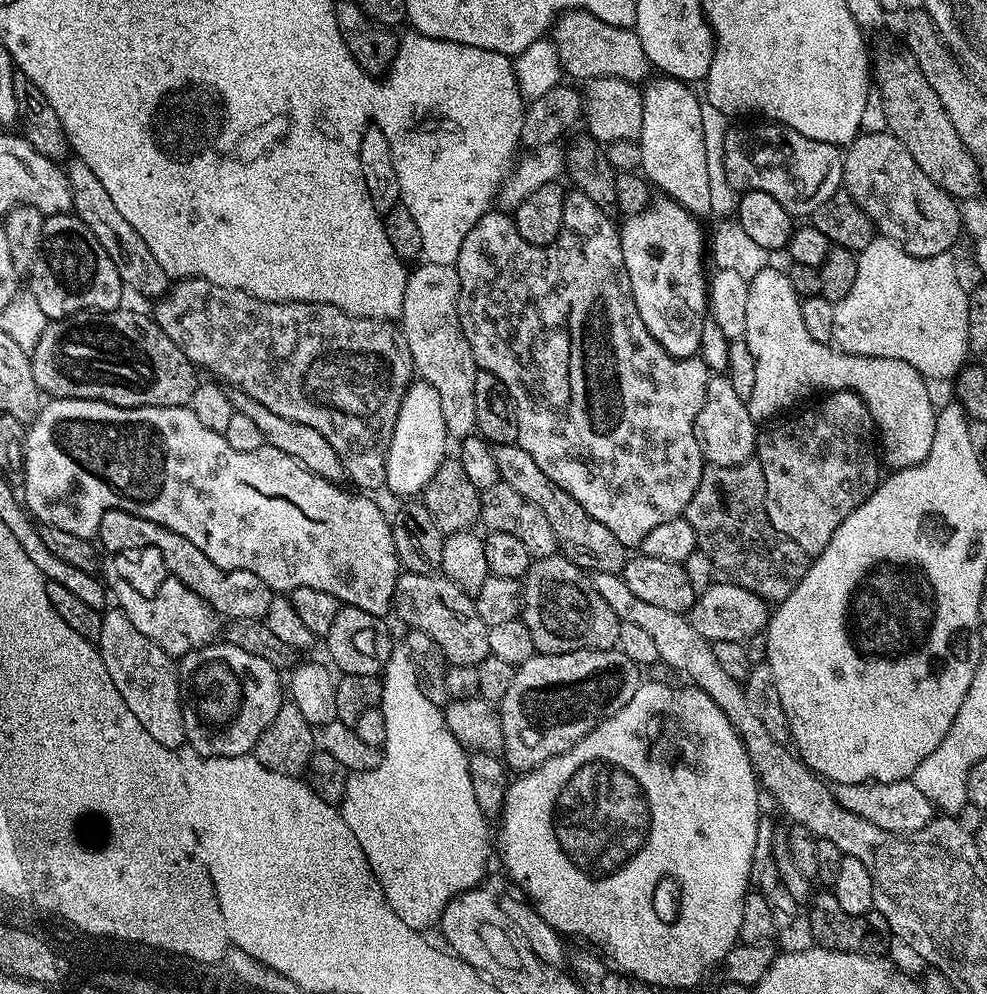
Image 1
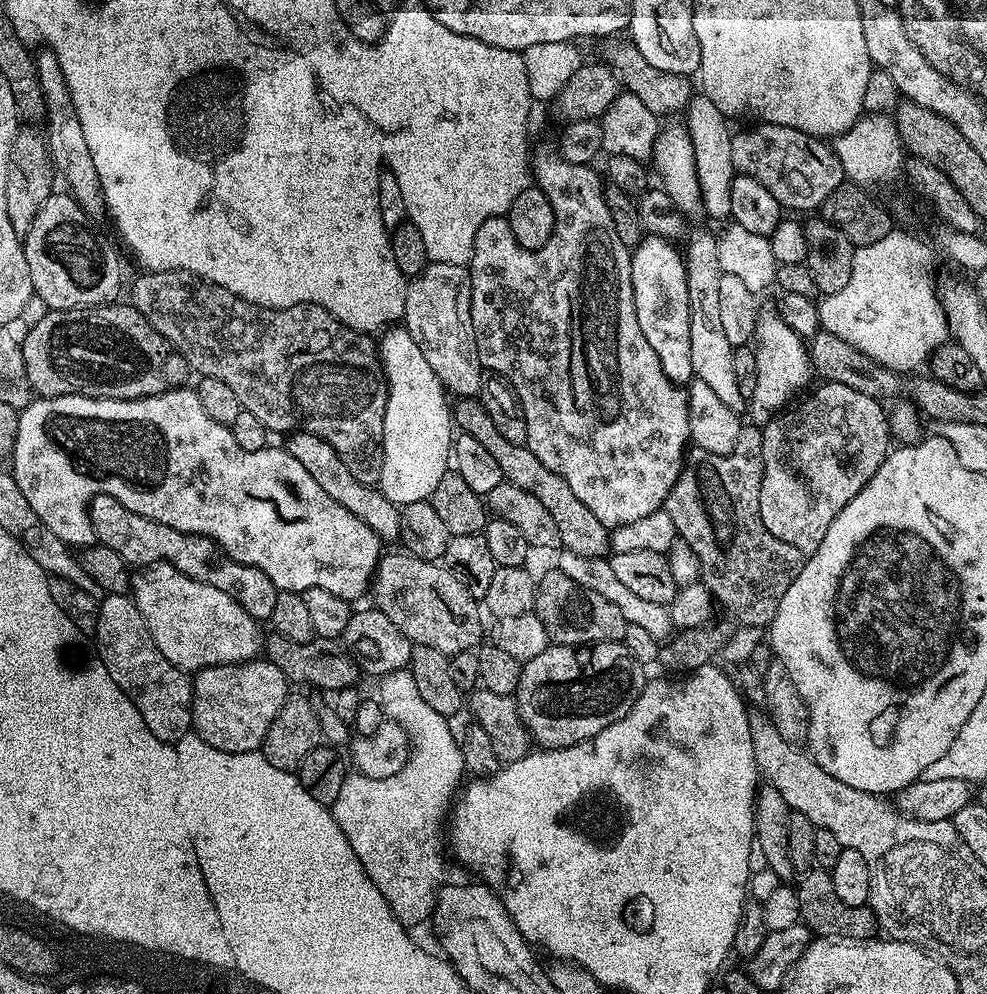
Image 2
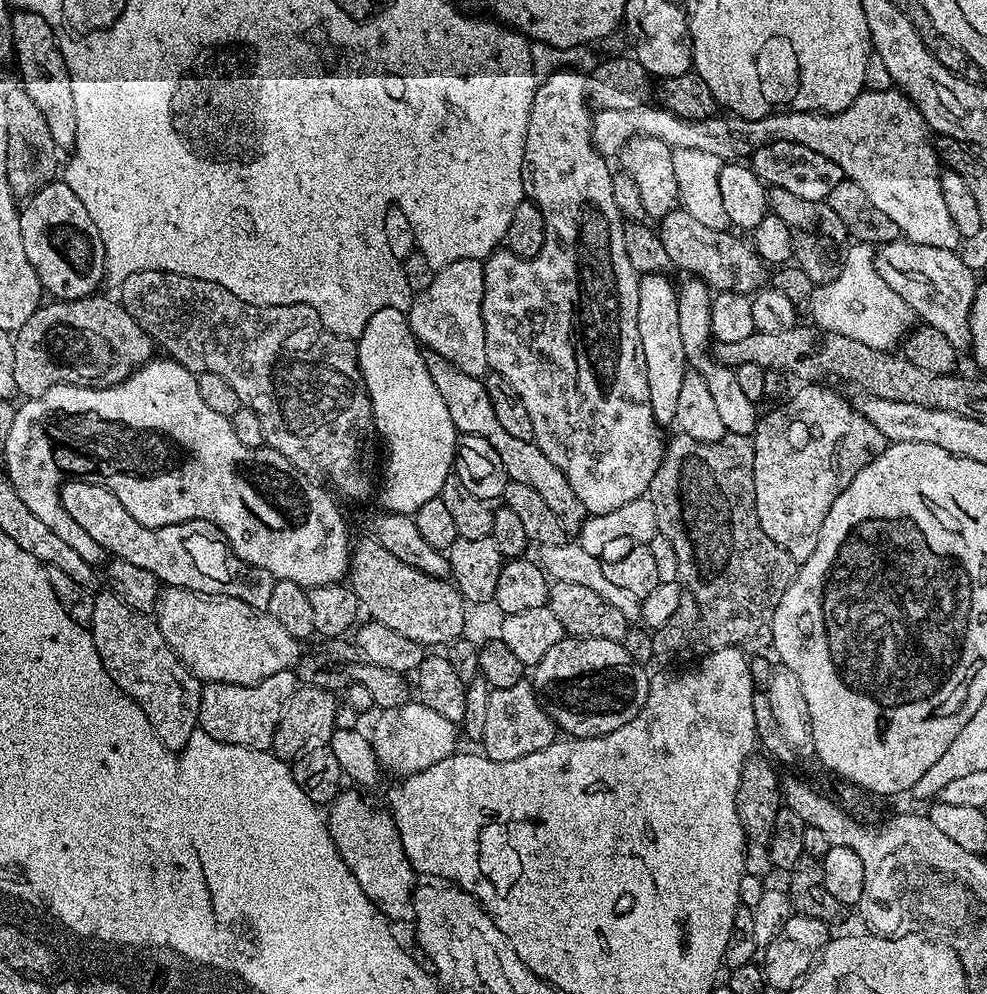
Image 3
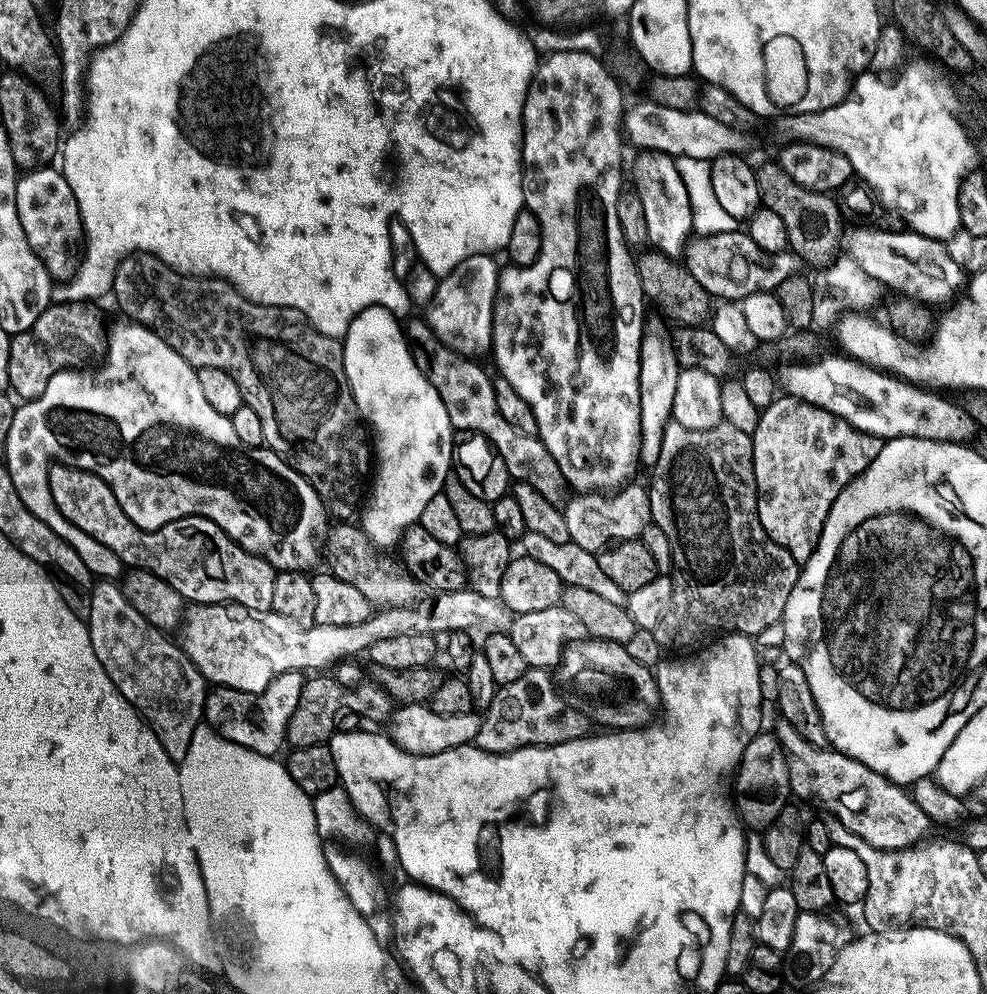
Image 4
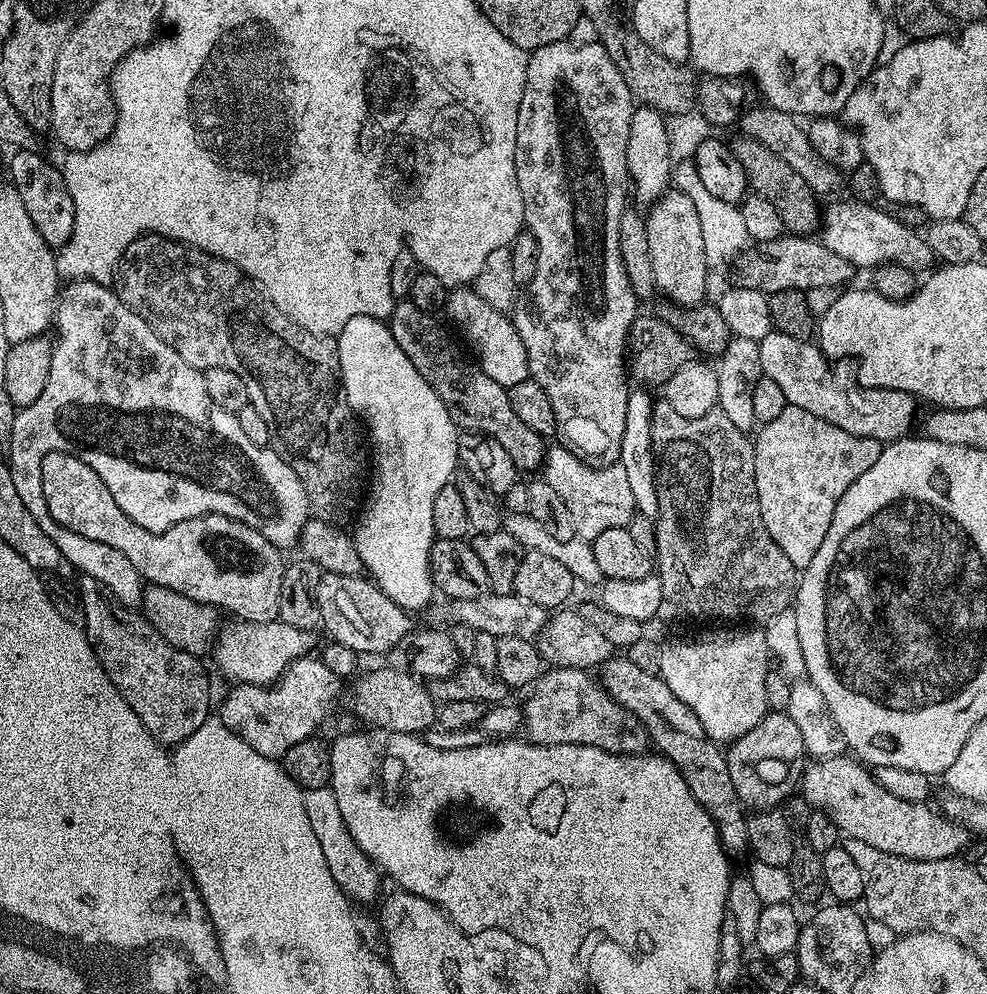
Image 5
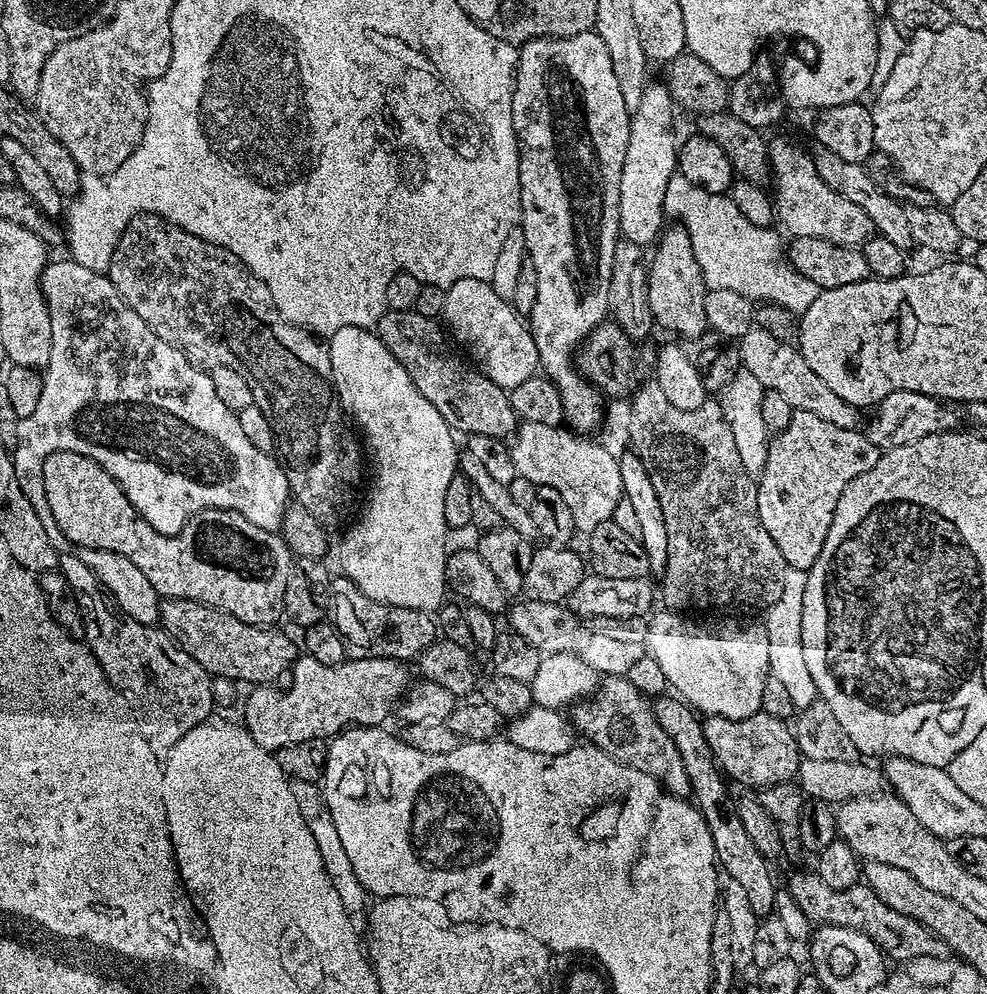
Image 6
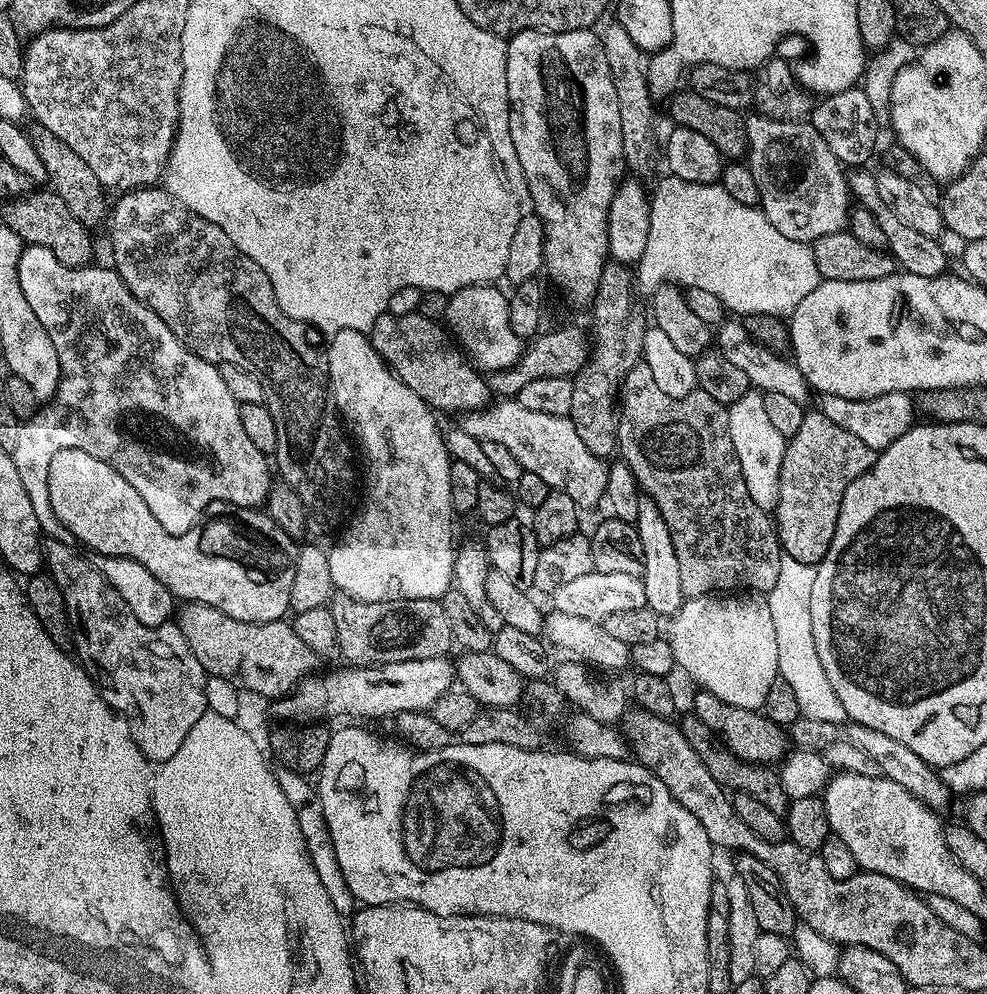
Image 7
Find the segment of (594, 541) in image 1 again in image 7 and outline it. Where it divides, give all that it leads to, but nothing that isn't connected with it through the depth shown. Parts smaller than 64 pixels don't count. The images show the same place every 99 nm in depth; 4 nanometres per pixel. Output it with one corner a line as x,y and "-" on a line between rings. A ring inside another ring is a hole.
385,312
378,322
374,322
370,339
388,369
437,413
476,412
488,407
493,399
494,393
487,379
473,367
452,336
437,321
426,318
421,312
405,316

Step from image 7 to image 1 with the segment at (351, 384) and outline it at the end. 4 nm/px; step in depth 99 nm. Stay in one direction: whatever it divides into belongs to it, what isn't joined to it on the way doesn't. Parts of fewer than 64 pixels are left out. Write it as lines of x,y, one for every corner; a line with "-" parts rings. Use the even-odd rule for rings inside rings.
417,379
409,384
402,398
402,406
398,410
398,418
392,431
384,479
387,491
392,491
396,496
404,496
400,498
419,497
430,478
434,478
438,466
442,466
448,444
450,445
450,437
446,422
442,422
442,406
438,403
438,394
435,393
434,386

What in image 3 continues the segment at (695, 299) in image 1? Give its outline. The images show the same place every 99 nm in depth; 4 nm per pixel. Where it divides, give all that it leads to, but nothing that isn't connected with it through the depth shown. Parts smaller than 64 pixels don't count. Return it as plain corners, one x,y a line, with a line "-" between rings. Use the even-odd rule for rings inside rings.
649,272
640,276
638,286
638,338
642,342
646,362
650,406
657,424
661,426
675,421
682,378
690,370
686,350
682,350
682,334
678,330
678,288
668,278
659,272

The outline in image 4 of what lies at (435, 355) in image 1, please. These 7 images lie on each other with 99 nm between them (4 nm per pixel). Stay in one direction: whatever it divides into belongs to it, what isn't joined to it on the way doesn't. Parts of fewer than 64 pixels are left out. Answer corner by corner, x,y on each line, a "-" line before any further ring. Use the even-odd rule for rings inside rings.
492,254
466,258
466,262
462,262
437,283
434,298
426,305
426,319
436,337
446,346
450,346
450,350
469,358
482,358
480,356
487,355
492,344
492,308
496,305
502,271
501,265
496,265
496,259

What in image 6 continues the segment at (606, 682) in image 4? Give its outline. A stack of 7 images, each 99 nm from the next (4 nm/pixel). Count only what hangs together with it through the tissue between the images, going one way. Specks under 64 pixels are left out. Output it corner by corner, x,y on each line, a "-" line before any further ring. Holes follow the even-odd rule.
672,694
657,695
650,705
662,730
670,734
674,746
678,746
678,754
682,754
686,775
690,778
691,799
710,830
717,865
722,869
724,876
734,878
734,882
742,885
744,893
750,898
750,907
754,909
756,916
767,918
773,915
778,884
772,881
772,872
768,869
771,868
769,861
765,860
762,854
758,854
754,842
750,842
750,837
746,835
746,830
742,827
742,818
738,818
736,804
732,802
724,804
728,800
730,784
724,773
720,771
720,765
716,763
714,754
710,750
710,742
706,742
701,717
690,705

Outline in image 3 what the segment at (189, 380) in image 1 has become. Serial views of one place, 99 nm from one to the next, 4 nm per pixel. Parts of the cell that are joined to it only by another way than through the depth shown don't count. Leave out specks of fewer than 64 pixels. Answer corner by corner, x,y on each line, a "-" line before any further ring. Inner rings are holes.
100,295
84,296
80,300
56,300
55,302
48,302
52,304
45,303
37,308
35,314
15,332
12,341
14,346
14,386
21,397
41,396
46,394
46,390
50,390
56,384
76,384
80,388
109,388
127,380
137,368
144,367
149,360
153,359
154,352
152,352
152,348
154,349
154,341
148,335
148,332
142,330
142,326
138,326
138,322
134,322
134,318
130,318
130,314
115,299
107,300
106,297

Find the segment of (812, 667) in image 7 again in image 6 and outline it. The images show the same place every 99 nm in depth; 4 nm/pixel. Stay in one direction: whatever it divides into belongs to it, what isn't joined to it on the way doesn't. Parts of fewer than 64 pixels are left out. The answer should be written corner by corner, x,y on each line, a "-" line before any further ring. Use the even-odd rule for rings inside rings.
788,568
782,582
782,594
772,608
767,609
762,623
766,630
766,638
770,641
771,676
778,678
790,693
797,710
810,706
818,699
814,686
814,678
810,678
810,669
806,667
806,657
802,650
802,598
806,598
806,582
808,573
797,568

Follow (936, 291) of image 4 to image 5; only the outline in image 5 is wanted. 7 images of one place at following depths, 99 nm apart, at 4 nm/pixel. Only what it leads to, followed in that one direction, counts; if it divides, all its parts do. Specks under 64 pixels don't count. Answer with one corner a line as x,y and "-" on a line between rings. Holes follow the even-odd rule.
847,198
848,200
840,200
837,199
835,202
837,204
832,204
829,208
825,207
822,212
822,239
824,245
826,245
830,250
834,250
834,254
839,254
841,258
846,258
846,262
850,262
853,266
853,269
860,270
860,268
866,268
866,270
873,270
879,267
880,264
897,264
898,266
906,267
911,270
919,270
918,268
924,268
928,263
933,263
934,257
932,255
932,251
930,250
930,246
928,245
927,239
923,235
920,236
916,232
911,232
910,229
904,228
904,224
900,220
895,220
894,217
891,216
888,212
883,212
880,208
872,208
871,203
861,202
855,198

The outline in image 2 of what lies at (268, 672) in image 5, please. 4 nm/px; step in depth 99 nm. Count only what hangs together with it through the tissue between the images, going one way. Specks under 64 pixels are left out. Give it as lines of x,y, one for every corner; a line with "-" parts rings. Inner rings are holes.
163,562
137,572
130,580
131,598
146,622
146,630
150,630
150,638
154,638
154,646
176,668
195,674
210,666
245,664
261,655
265,642
260,636
261,625
226,590
206,586
206,582
198,582

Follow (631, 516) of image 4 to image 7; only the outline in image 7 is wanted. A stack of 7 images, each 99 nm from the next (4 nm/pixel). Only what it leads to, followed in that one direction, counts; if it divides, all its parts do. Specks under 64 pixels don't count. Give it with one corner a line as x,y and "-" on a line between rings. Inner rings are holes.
504,398
499,402
489,403
488,407
476,412
463,413
459,417
458,426
473,438
502,442
502,446
506,446
506,450
510,450
510,454
518,458
525,472
538,474
538,478
542,478
549,489
570,494
577,508
587,510
603,501
608,464
586,450
582,438
578,438
578,430
574,430
574,422
568,416
526,410
526,406
522,406
514,398

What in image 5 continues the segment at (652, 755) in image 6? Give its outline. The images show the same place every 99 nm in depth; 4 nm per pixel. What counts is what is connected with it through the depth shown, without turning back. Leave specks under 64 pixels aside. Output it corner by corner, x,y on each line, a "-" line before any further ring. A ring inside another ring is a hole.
560,668
560,720
556,720
556,700
552,700
552,728
544,724
544,716
548,716
548,700
525,699
522,709
523,735
534,744
581,744
617,752
619,756
643,753
647,749
644,747
650,744
642,722
614,702
599,679
583,668

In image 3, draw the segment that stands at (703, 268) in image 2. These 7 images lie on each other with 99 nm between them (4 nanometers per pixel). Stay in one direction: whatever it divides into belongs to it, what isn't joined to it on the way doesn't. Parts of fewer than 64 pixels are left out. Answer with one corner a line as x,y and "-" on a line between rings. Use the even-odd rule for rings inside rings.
688,278
683,285
679,285
678,298
678,330
682,334
682,350
686,350
688,367
691,371
706,378
706,386
722,417
725,433
733,432
743,436
752,436
758,423
758,405
746,398
746,393
739,388
736,370
727,368
724,364
717,364
712,354
714,337
712,335
712,298
713,289
706,281
699,278

